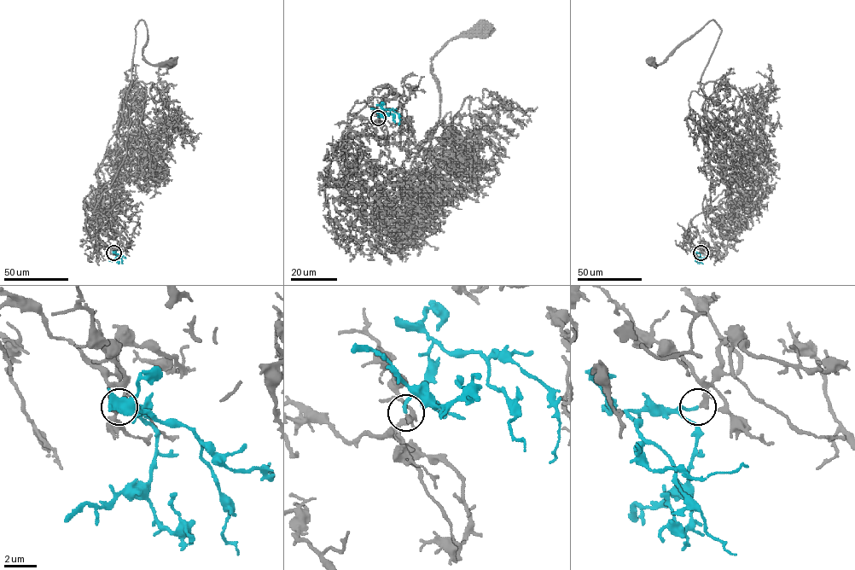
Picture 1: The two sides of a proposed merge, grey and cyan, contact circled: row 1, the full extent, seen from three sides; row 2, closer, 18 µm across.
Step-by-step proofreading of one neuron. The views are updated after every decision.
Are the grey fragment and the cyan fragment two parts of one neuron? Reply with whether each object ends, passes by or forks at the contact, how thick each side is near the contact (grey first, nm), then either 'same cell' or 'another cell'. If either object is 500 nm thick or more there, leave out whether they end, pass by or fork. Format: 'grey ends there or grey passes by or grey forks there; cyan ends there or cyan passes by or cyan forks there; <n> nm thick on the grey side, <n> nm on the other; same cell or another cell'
grey ends there; cyan ends there; 240 nm thick on the grey side, 170 nm on the other; same cell

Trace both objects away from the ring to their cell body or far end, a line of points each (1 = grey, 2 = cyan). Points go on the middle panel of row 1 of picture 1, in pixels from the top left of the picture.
1: (378, 118), (348, 118), (356, 102), (341, 137), (411, 118), (418, 156), (439, 118), (433, 57), (483, 28)
2: (378, 118), (382, 107), (392, 109), (400, 118), (398, 125)

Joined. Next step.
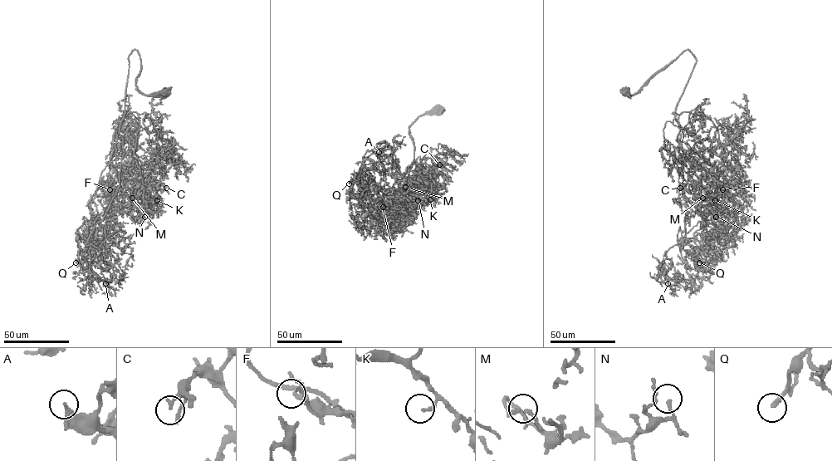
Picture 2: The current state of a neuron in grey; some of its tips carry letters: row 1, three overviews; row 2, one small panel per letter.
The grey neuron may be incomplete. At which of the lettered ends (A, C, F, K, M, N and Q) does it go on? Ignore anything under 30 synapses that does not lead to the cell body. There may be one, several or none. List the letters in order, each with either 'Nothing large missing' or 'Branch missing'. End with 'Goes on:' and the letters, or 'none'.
A: Branch missing
C: Nothing large missing
F: Nothing large missing
K: Nothing large missing
M: Nothing large missing
N: Nothing large missing
Q: Branch missing
Goes on: A, Q

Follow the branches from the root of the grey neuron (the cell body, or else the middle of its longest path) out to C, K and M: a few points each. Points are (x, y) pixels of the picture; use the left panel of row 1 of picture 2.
C: (165, 92), (139, 90), (134, 50), (118, 128), (139, 115), (133, 161), (143, 184), (166, 188)
K: (165, 92), (139, 90), (140, 59), (134, 50), (118, 128), (129, 112), (139, 115), (132, 197), (157, 200)
M: (165, 92), (139, 90), (134, 50), (118, 128), (139, 115), (132, 198)

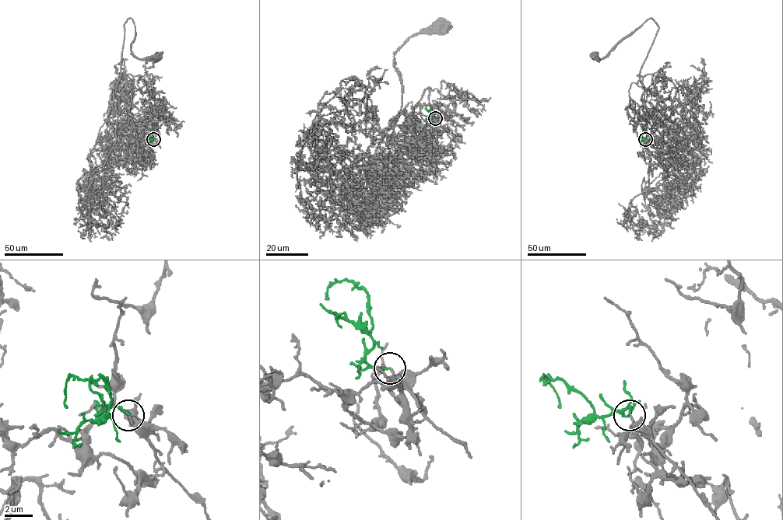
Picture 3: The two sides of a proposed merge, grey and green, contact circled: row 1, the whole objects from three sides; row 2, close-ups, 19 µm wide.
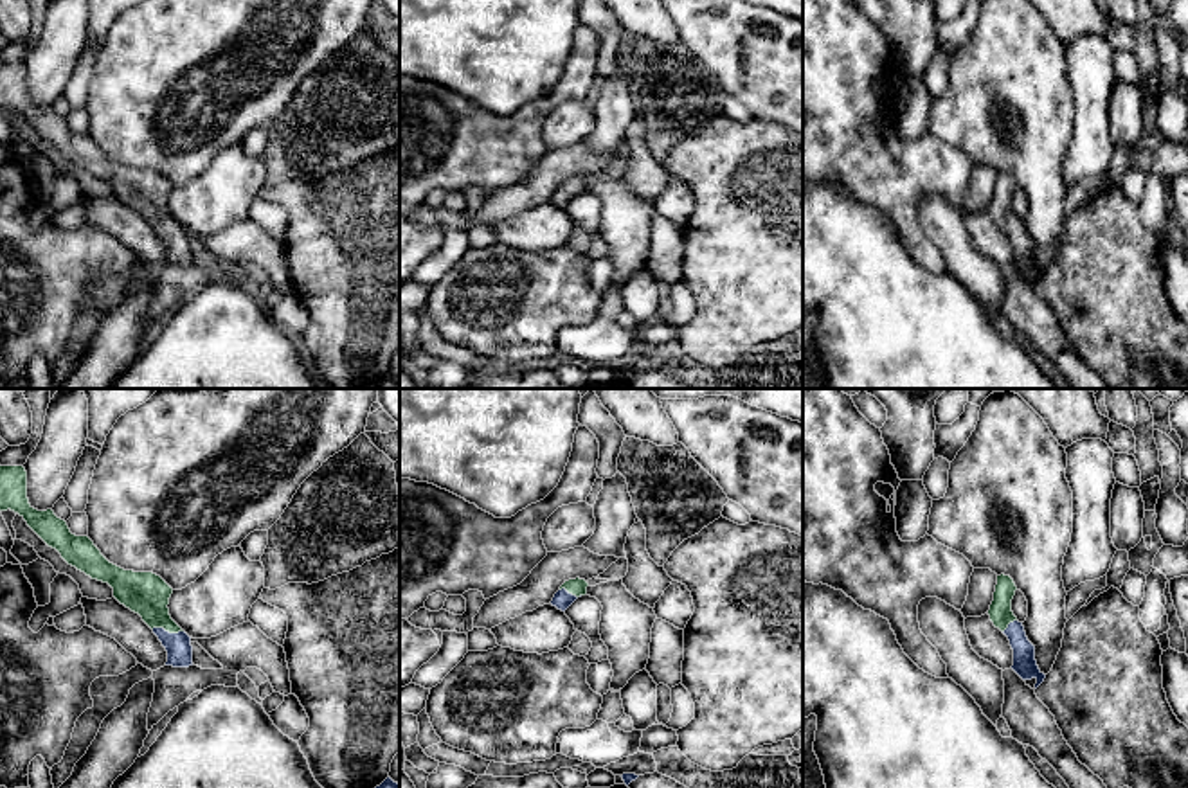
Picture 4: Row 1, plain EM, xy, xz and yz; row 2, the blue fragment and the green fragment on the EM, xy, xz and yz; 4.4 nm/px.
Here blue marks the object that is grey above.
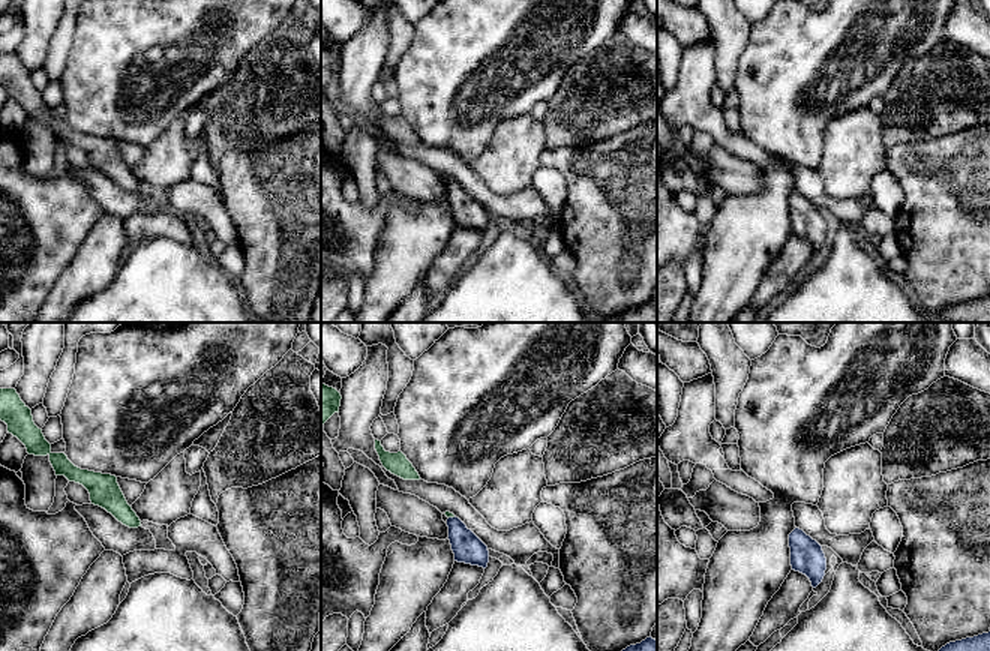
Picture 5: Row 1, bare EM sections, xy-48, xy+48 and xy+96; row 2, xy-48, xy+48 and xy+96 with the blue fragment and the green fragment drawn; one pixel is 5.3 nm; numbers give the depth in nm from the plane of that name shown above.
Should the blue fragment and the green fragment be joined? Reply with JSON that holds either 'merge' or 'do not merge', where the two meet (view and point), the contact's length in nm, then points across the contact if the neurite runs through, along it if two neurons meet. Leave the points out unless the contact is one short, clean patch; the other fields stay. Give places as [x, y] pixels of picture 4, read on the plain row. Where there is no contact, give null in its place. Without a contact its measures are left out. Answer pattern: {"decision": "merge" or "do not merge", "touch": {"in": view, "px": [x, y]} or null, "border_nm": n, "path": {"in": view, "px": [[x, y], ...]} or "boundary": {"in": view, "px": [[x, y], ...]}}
{"decision": "merge", "touch": {"in": "xy", "px": [168, 229]}, "border_nm": 140, "path": {"in": "xy", "px": [[179, 245], [168, 229], [146, 191]]}}

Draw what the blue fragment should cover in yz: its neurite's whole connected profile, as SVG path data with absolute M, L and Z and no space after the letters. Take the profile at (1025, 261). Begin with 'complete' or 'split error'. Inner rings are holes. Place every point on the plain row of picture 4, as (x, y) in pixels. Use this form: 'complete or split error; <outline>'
split error; M997 173L994 198L988 212L995 225L999 225L1010 237L1013 246L1012 266L1022 275L1035 275L1035 286L1044 279L1046 272L1039 266L1035 257L1035 243L1028 237L1022 219L1012 209L1012 196L1015 193L1015 180L1010 173Z

